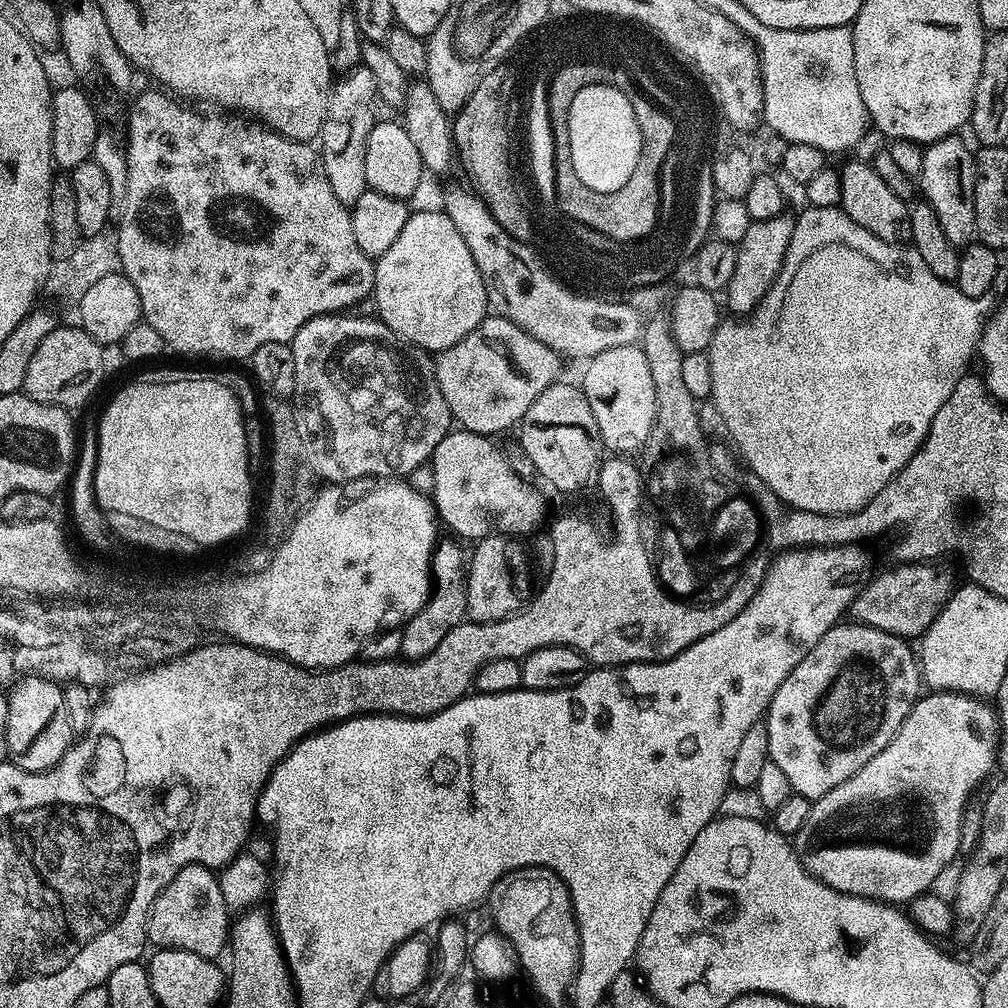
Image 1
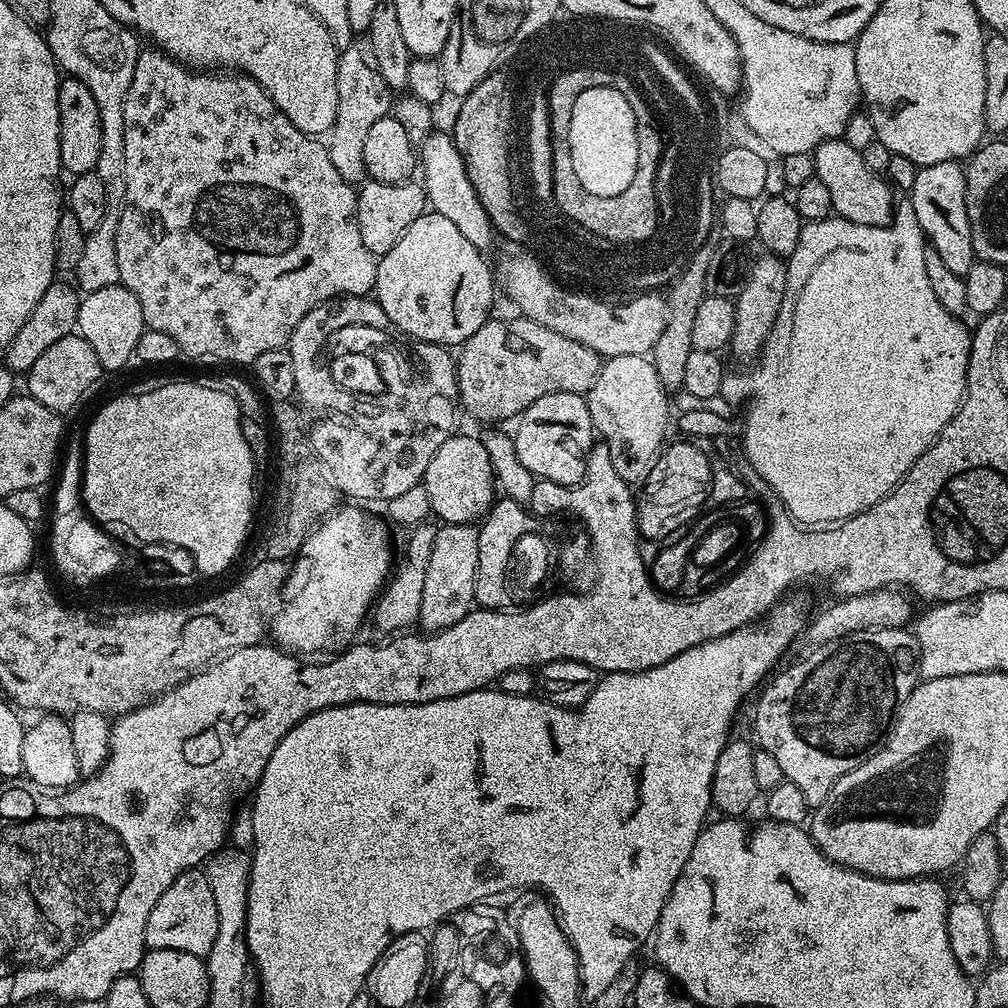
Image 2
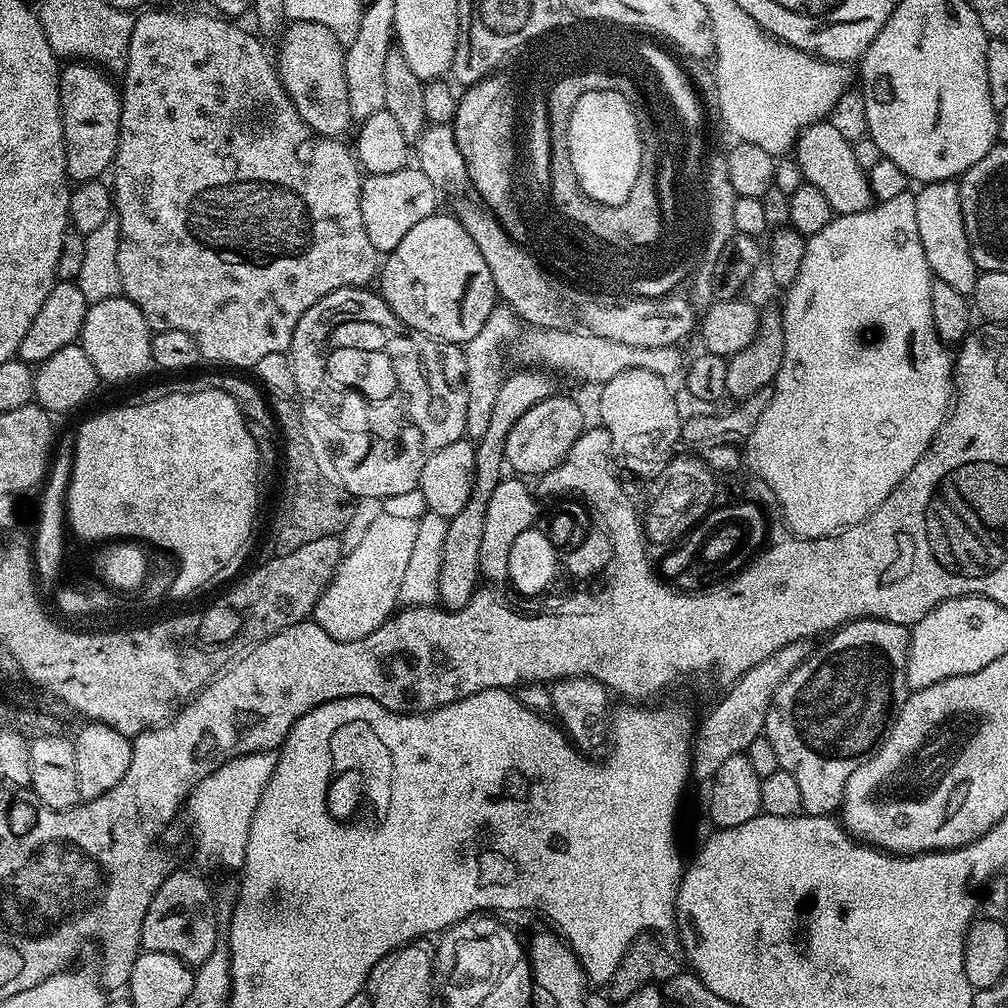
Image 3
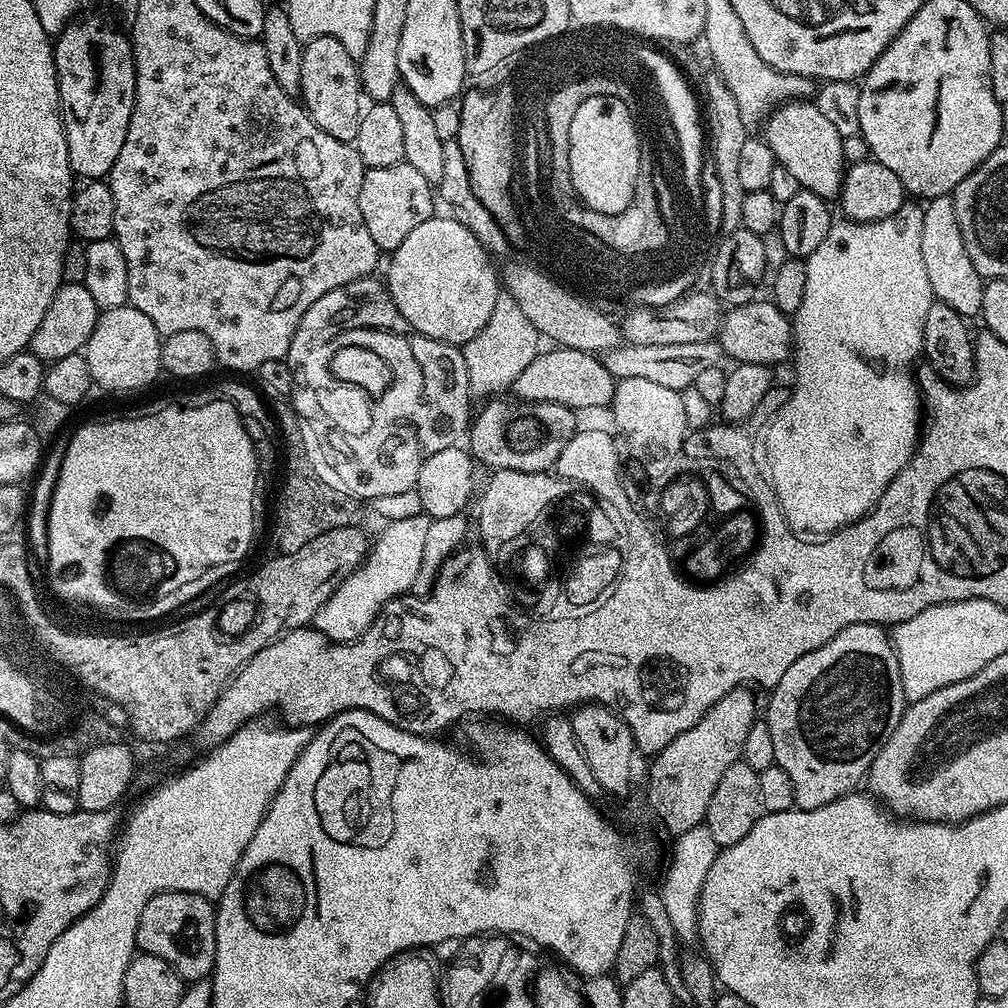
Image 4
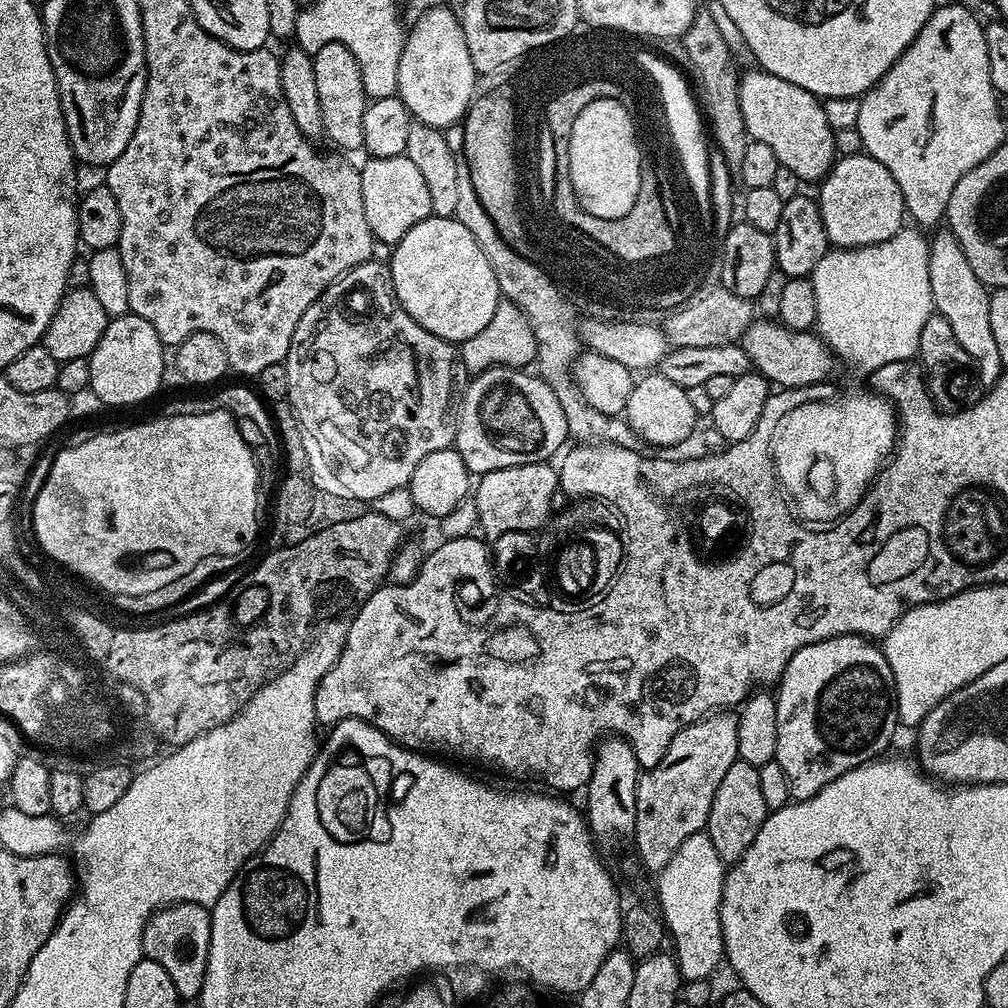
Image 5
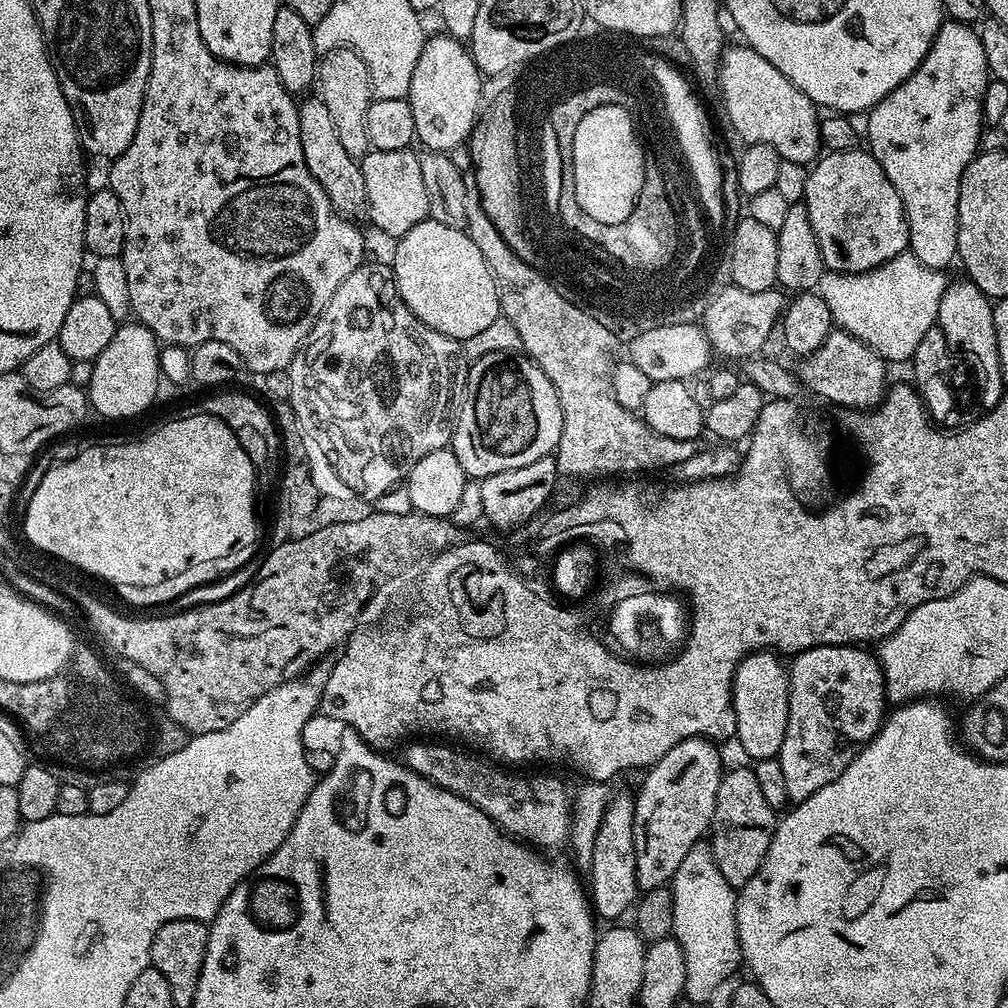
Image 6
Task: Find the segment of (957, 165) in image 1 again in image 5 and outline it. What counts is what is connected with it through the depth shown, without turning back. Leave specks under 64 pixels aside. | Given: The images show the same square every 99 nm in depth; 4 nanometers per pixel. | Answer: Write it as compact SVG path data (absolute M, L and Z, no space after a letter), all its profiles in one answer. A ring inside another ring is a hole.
M947 230L940 231L935 233L936 237L931 237L928 246L932 303L938 315L950 322L950 330L954 330L958 346L966 350L971 367L976 367L977 378L984 386L991 386L1000 379L1005 365L1002 358L998 358L998 346L990 330L990 289L981 282L978 274L974 274L970 262L966 262L966 254L962 254L958 238Z

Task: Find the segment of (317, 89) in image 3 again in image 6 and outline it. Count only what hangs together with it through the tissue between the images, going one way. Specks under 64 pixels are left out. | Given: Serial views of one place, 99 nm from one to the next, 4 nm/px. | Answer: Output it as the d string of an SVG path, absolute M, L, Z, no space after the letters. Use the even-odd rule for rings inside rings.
M335 48L323 53L318 60L318 95L322 102L326 102L326 110L338 129L338 139L342 141L342 147L346 154L362 158L370 150L366 138L366 110L374 99L370 74L366 70L366 62L354 54L349 48Z

